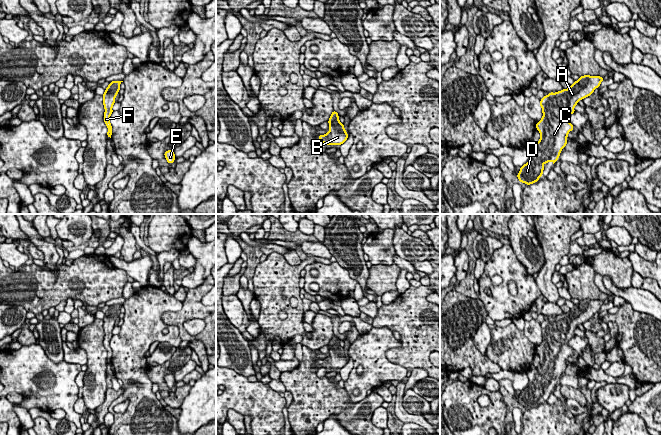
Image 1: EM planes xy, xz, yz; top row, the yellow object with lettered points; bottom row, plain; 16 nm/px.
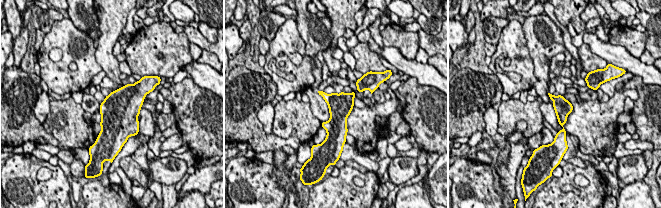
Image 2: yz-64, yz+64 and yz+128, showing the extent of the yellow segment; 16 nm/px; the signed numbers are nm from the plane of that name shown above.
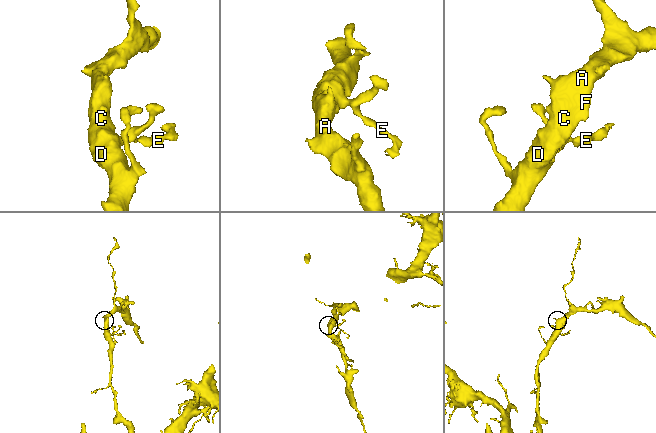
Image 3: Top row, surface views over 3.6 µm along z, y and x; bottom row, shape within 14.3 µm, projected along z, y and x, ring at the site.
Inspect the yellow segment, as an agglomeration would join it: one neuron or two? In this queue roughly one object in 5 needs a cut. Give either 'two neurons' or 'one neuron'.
one neuron

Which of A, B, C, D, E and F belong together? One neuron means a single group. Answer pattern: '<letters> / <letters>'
A B C D E F

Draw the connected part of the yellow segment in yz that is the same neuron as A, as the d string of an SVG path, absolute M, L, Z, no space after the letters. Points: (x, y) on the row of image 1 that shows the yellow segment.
M584 75L579 77L578 81L574 81L568 89L563 89L556 93L550 92L540 100L543 116L536 123L540 139L535 145L530 145L526 148L529 160L521 166L517 174L520 183L523 182L526 185L530 185L539 181L539 178L543 175L543 165L550 161L554 164L558 160L562 149L565 148L568 142L568 133L574 129L574 126L568 121L569 116L576 112L574 107L578 104L578 101L590 96L596 88L600 87L603 79L604 77L600 76Z

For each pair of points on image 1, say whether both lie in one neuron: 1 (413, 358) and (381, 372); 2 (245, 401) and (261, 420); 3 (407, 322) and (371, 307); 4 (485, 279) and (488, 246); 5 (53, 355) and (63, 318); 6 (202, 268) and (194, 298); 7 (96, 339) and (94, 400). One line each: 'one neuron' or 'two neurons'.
1: two neurons
2: one neuron
3: two neurons
4: two neurons
5: one neuron
6: two neurons
7: one neuron

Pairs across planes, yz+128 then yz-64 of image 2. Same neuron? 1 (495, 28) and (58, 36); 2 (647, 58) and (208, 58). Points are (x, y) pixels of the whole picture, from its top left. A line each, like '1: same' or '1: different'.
1: different
2: different

